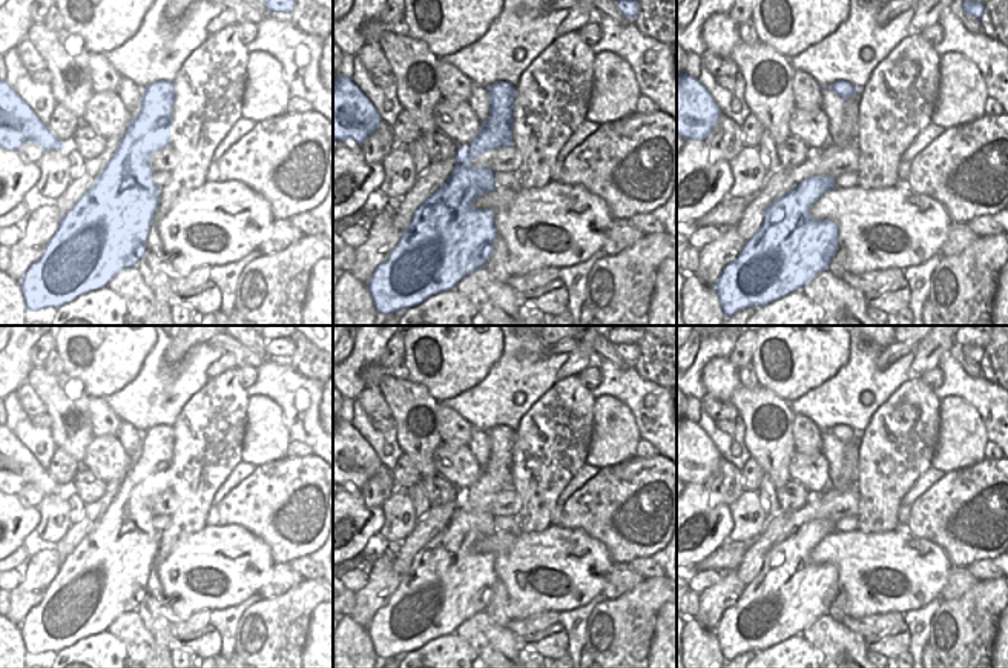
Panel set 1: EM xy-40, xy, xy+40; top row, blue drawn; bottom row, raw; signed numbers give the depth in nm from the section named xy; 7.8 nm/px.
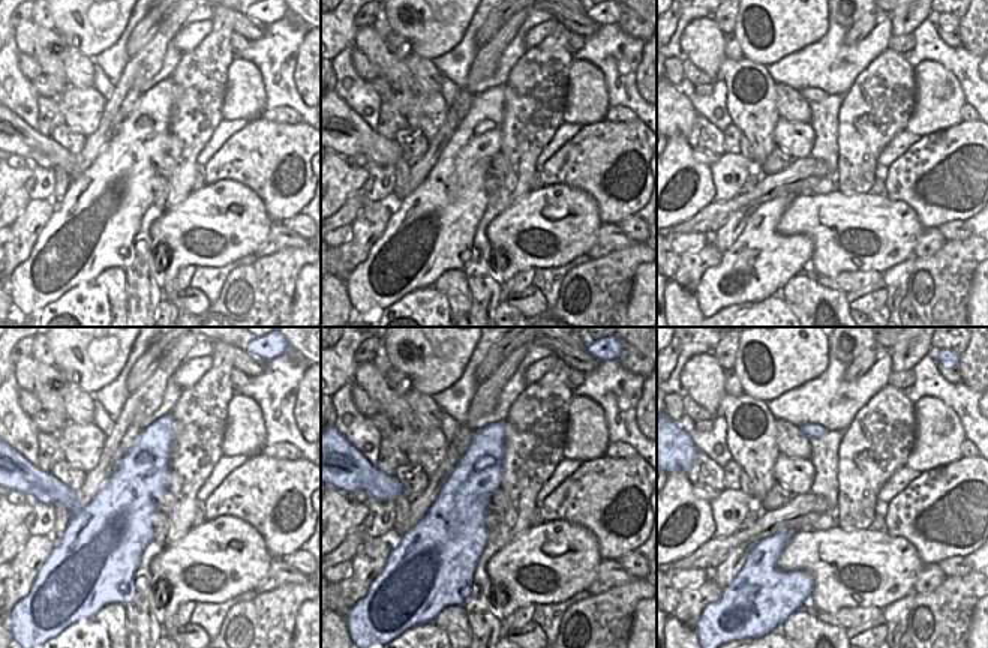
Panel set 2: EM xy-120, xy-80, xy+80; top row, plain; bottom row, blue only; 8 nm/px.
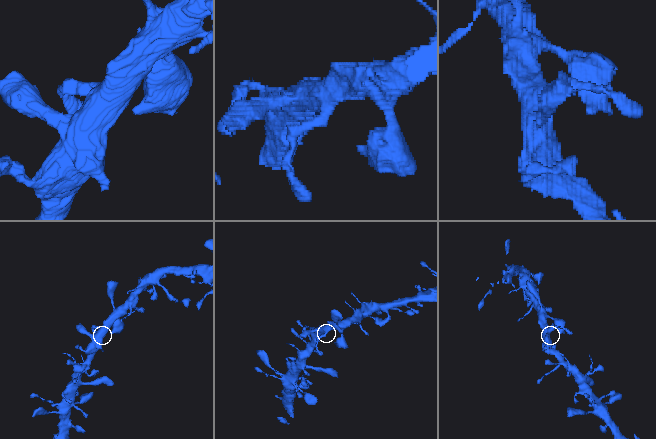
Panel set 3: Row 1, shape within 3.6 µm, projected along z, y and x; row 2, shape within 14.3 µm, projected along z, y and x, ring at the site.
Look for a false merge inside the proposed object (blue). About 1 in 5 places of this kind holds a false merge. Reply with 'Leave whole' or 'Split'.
Leave whole.

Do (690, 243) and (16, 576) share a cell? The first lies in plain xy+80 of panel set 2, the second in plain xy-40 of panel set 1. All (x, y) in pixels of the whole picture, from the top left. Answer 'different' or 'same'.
same

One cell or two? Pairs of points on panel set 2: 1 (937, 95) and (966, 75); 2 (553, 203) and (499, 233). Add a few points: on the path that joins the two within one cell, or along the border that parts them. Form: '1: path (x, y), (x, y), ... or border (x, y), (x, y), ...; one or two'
1: border (928, 60), (937, 60), (957, 78), (966, 102); two
2: path (540, 212), (523, 228), (513, 233); one

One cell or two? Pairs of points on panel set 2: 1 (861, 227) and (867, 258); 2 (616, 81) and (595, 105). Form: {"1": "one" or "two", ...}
{"1": "one", "2": "two"}

